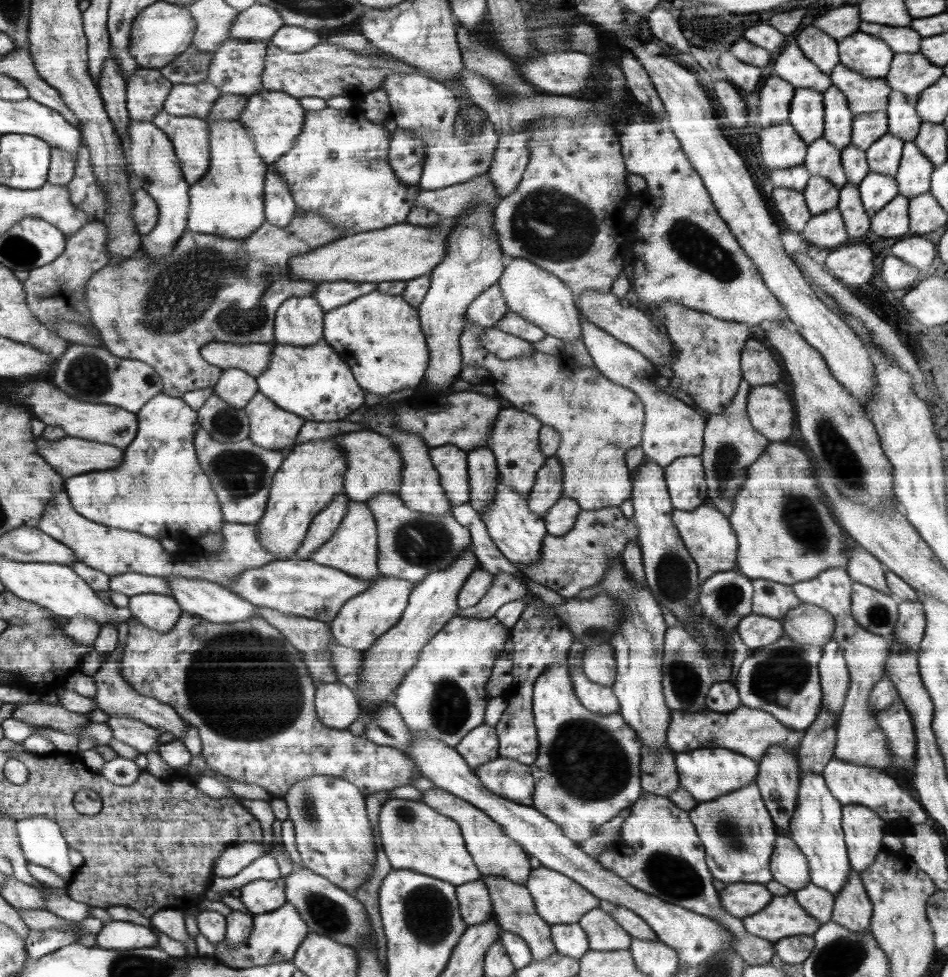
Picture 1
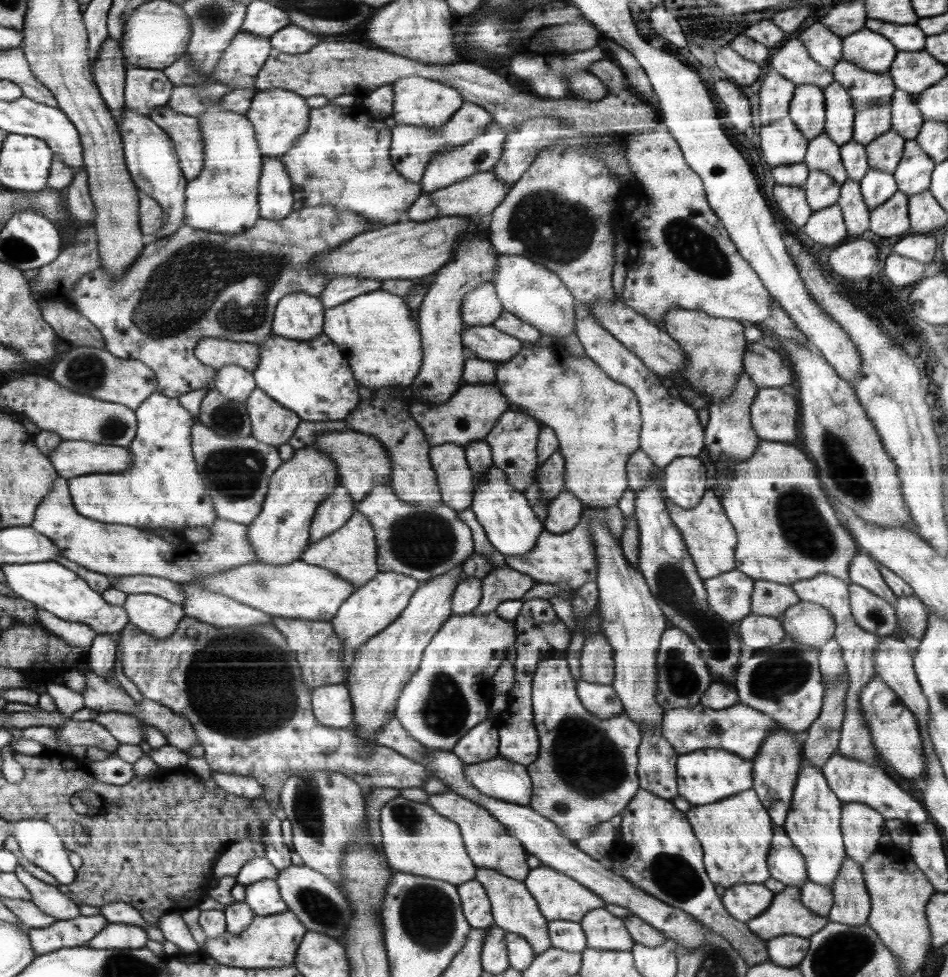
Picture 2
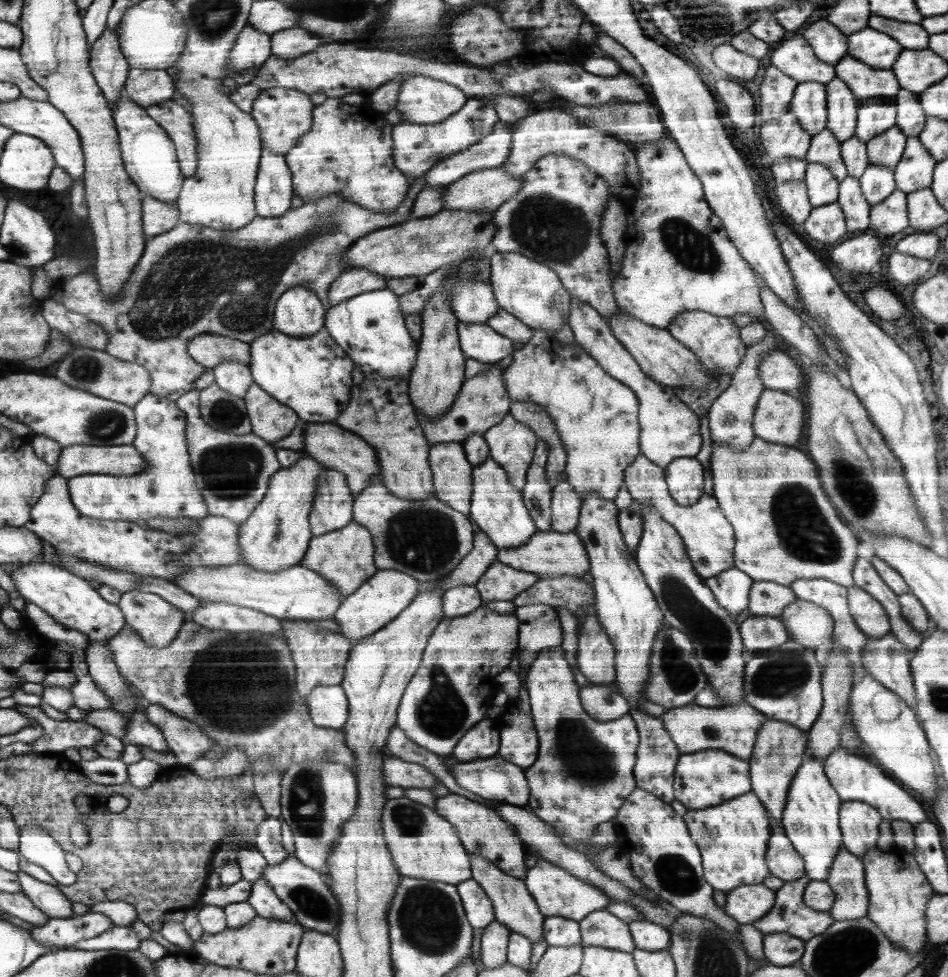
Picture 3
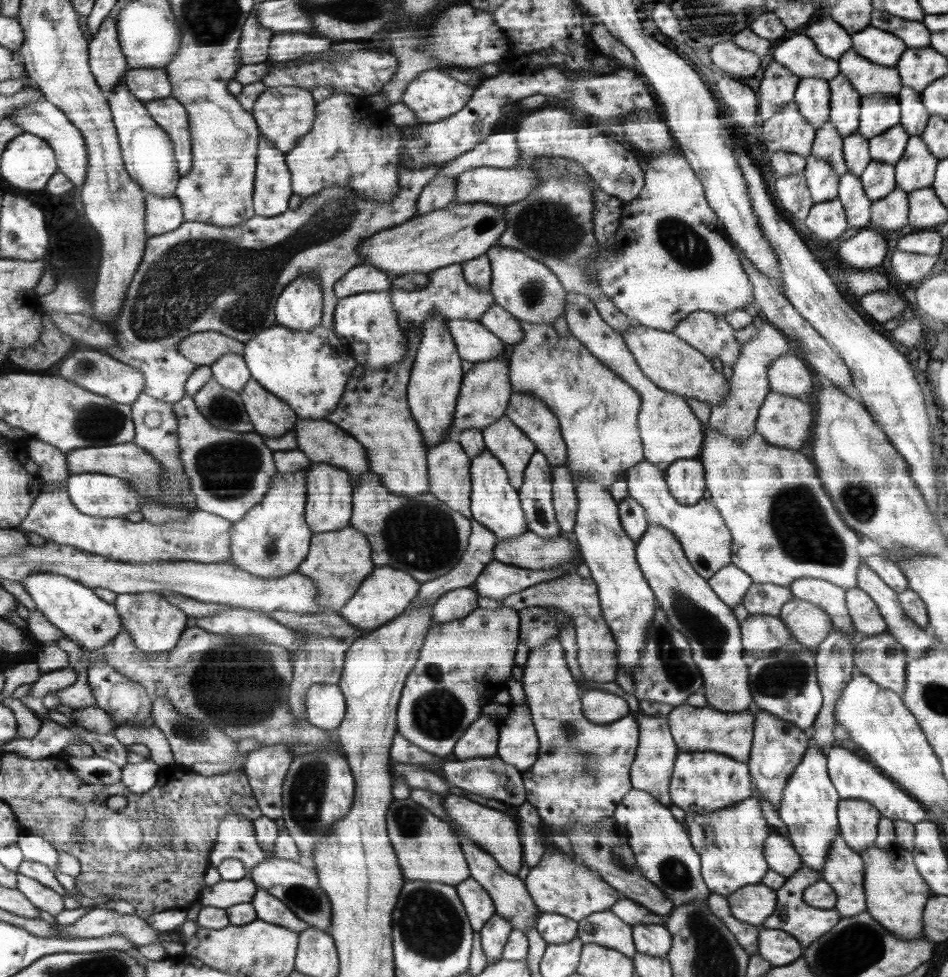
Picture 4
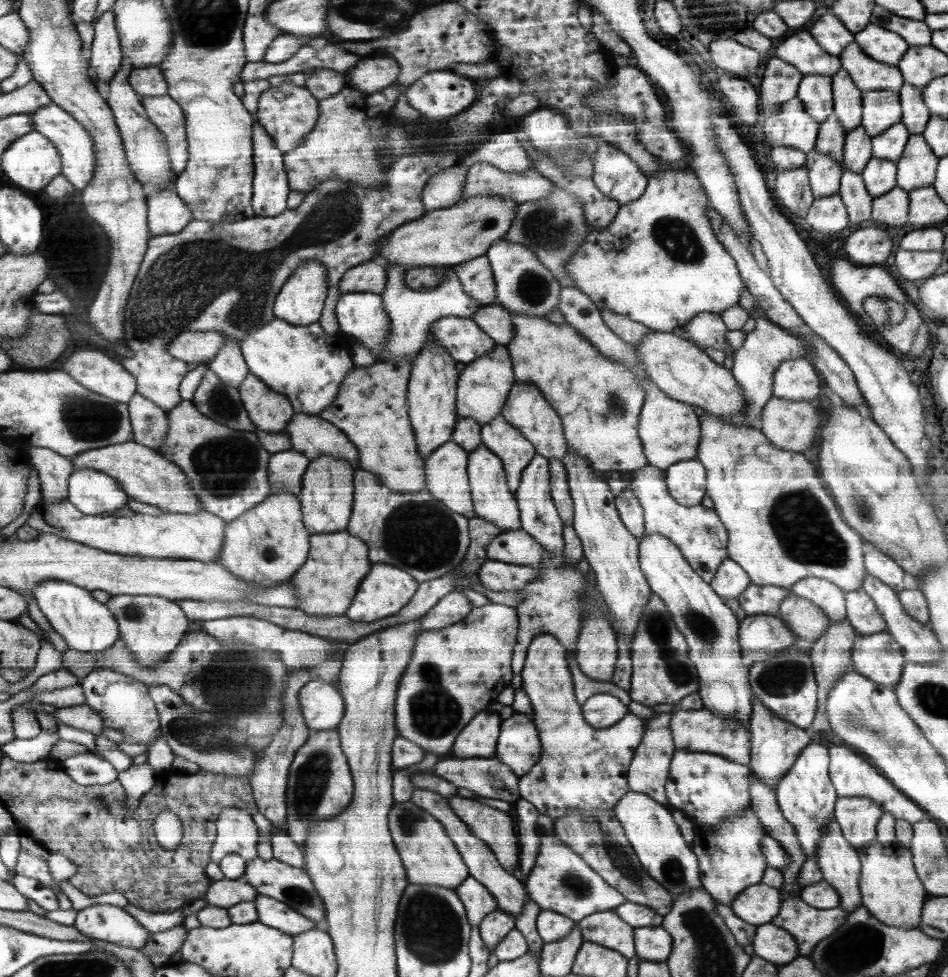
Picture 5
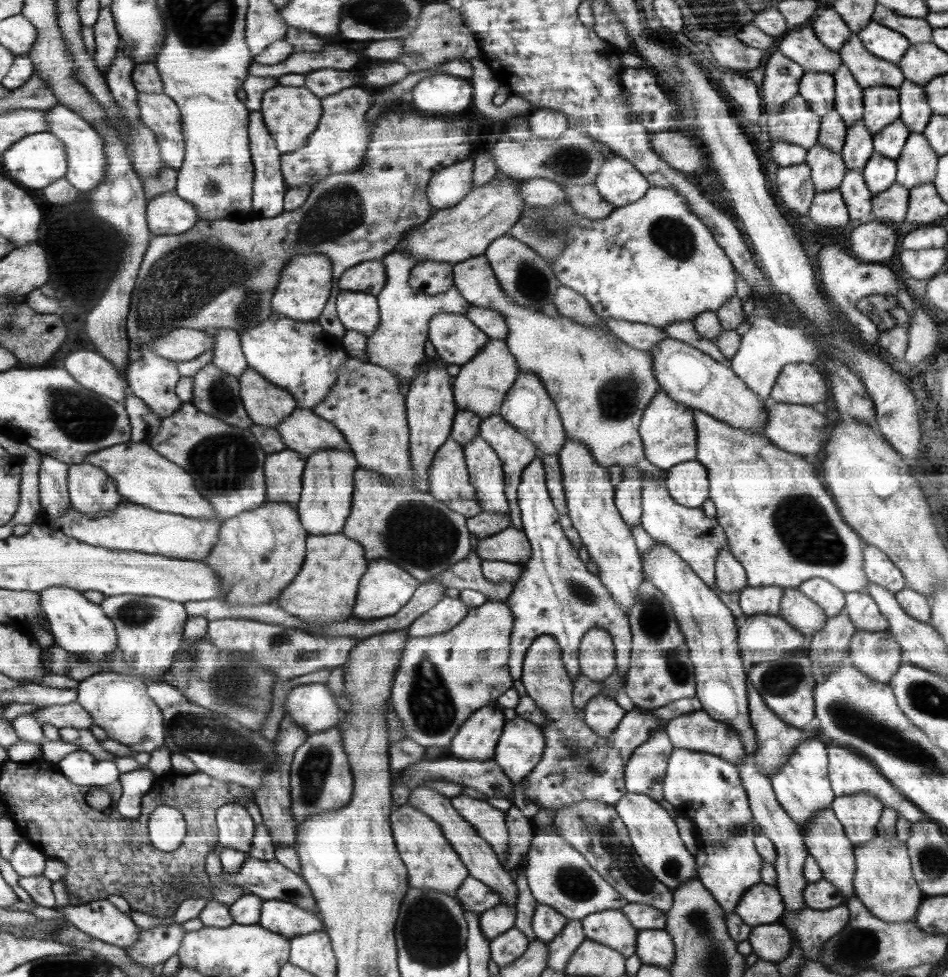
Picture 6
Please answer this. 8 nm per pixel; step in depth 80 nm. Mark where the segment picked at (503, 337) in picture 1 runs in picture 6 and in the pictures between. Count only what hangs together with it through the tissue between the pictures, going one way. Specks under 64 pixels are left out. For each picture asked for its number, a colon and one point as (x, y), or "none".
2: (486, 342)
3: (480, 342)
4: (476, 343)
5: (464, 339)
6: (457, 340)

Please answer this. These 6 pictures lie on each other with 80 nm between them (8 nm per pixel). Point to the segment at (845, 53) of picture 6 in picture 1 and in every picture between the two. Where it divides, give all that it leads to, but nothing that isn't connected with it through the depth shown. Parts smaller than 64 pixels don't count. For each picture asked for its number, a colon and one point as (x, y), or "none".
1: (864, 94)
2: (866, 89)
3: (868, 84)
4: (866, 77)
5: (868, 74)

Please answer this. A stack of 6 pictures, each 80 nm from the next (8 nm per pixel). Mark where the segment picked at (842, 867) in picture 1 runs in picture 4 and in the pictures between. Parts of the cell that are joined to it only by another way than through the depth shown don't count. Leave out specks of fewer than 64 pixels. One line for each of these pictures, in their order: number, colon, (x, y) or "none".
2: (814, 827)
3: (811, 822)
4: (810, 809)

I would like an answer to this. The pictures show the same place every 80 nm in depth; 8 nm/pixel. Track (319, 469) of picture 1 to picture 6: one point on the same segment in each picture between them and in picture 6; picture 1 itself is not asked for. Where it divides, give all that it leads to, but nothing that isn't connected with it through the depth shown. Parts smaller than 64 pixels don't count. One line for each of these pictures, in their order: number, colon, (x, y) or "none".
2: (280, 534)
3: (277, 535)
4: (273, 539)
5: (267, 545)
6: (259, 553)

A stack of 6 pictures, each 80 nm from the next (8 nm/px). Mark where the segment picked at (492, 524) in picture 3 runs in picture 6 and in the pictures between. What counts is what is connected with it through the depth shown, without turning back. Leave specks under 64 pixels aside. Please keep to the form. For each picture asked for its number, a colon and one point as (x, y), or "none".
4: (495, 503)
5: (493, 499)
6: (486, 468)

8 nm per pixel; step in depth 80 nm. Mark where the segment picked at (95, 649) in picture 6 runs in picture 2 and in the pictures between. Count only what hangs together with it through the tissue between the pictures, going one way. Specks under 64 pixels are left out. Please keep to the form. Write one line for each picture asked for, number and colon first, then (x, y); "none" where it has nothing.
2: (54, 589)
3: (68, 599)
4: (76, 610)
5: (87, 625)

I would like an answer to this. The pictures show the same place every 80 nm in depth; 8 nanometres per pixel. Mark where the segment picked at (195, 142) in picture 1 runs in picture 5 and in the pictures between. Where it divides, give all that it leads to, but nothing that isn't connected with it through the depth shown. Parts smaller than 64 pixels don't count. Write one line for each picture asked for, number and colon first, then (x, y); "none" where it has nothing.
2: (184, 130)
3: (176, 121)
4: (171, 114)
5: (164, 112)

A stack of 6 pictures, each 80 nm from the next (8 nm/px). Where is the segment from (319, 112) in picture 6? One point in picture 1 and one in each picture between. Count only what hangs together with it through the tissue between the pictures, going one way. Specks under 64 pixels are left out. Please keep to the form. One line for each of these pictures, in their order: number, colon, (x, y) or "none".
1: (275, 118)
2: (280, 117)
3: (284, 116)
4: (285, 114)
5: (287, 113)

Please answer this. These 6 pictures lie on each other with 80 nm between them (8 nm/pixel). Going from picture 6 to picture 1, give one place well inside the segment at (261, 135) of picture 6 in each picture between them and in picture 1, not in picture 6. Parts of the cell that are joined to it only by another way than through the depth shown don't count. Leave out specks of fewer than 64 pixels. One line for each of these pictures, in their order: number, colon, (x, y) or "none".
1: (280, 207)
2: (276, 200)
3: (274, 189)
4: (273, 190)
5: (271, 187)

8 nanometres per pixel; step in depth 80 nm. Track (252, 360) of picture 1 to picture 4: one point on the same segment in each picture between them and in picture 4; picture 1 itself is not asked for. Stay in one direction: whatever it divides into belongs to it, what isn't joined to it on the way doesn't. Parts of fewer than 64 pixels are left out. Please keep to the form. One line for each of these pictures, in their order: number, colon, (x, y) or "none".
2: (212, 352)
3: (211, 350)
4: (203, 349)

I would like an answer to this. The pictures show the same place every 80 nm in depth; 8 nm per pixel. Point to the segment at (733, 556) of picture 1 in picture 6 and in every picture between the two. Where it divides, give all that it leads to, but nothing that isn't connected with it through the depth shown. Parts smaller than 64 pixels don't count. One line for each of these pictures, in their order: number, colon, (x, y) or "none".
2: (710, 537)
3: (709, 540)
4: (706, 540)
5: (697, 531)
6: (696, 538)

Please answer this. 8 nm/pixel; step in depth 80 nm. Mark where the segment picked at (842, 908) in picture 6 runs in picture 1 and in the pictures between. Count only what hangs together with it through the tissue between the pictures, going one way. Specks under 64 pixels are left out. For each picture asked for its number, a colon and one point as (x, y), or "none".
1: (783, 917)
2: (787, 915)
3: (790, 915)
4: (806, 923)
5: (809, 925)

